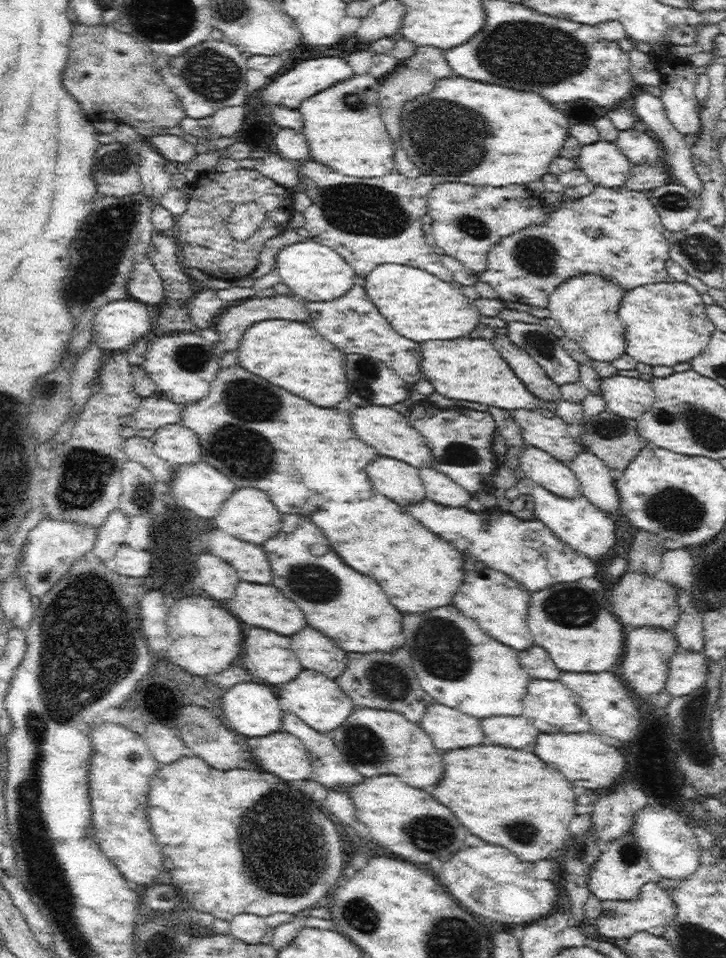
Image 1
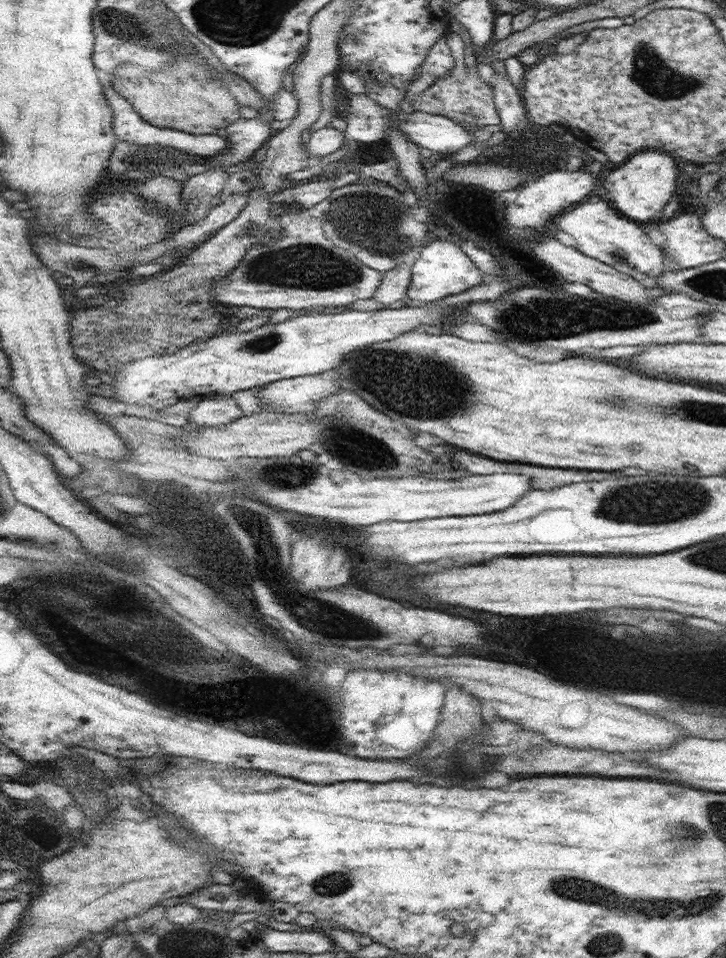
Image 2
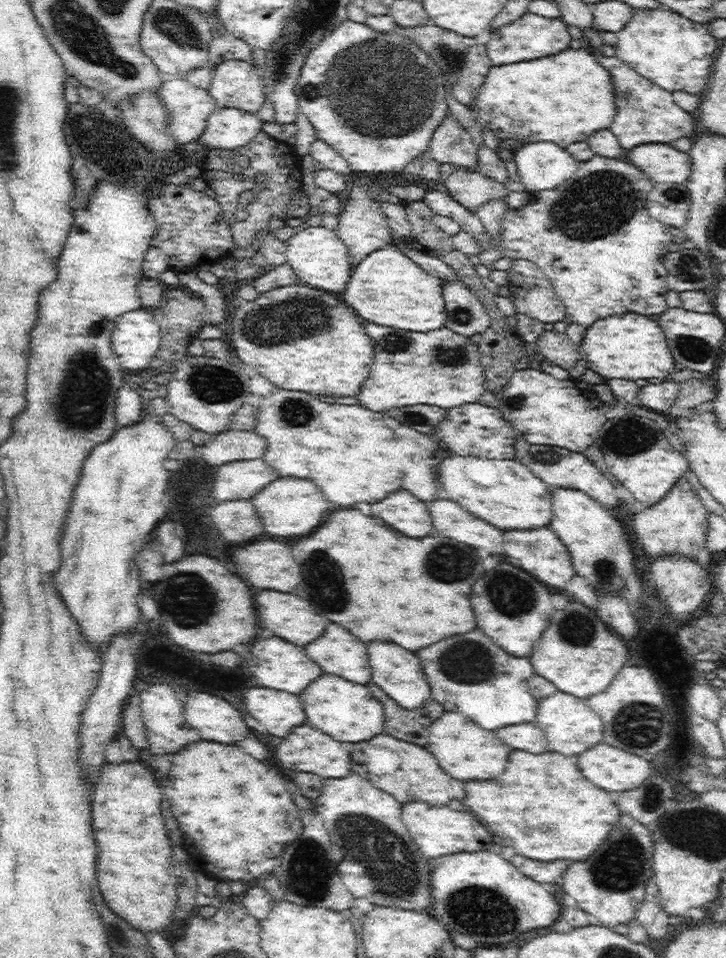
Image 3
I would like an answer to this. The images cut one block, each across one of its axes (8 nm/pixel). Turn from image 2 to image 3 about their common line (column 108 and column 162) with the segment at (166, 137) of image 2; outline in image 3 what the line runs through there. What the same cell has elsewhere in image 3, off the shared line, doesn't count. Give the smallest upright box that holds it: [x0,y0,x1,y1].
[158,76,217,144]

